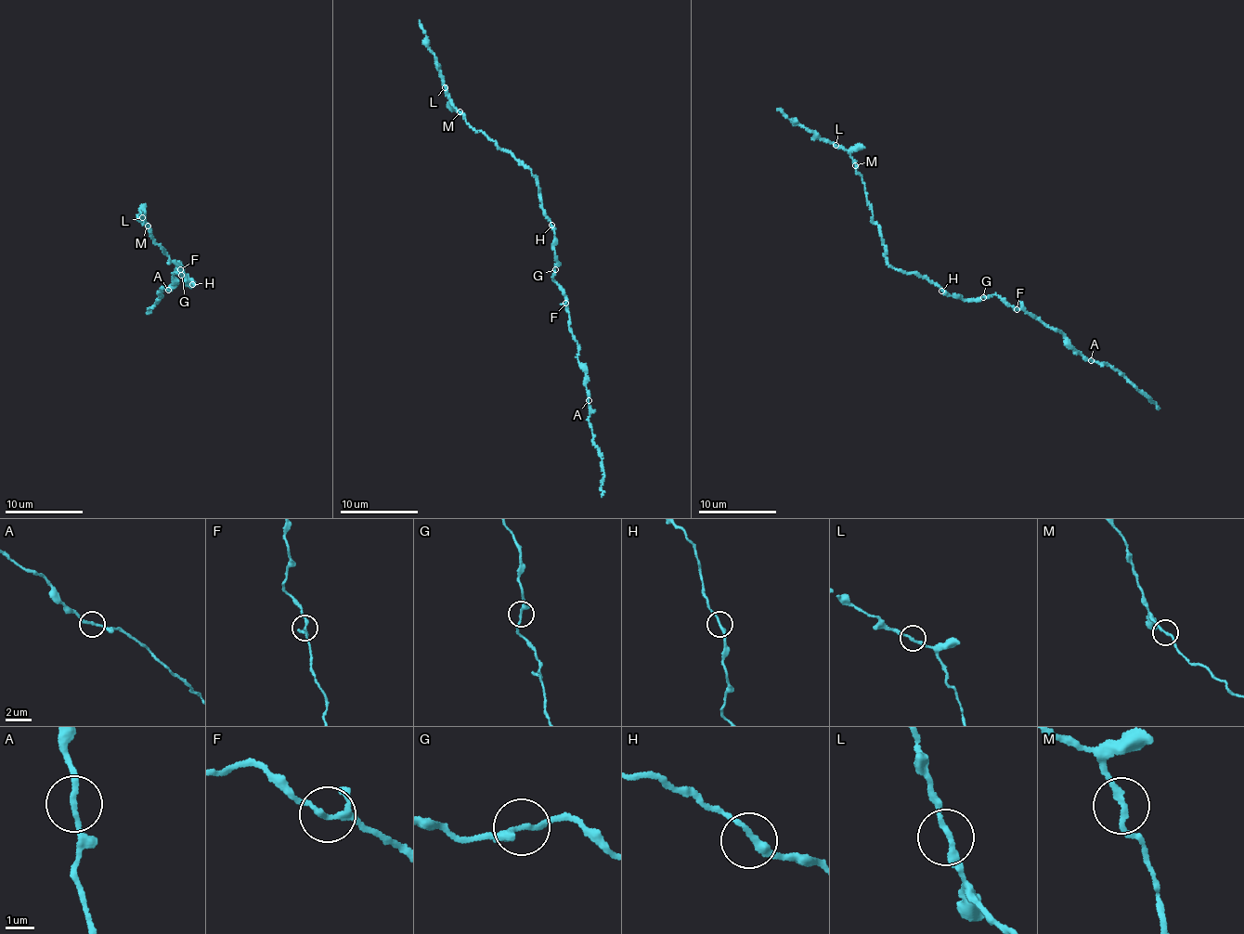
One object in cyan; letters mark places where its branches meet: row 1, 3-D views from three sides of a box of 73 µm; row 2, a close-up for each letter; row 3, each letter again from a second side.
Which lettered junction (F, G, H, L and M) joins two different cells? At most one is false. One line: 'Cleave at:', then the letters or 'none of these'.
Cleave at: none of these

